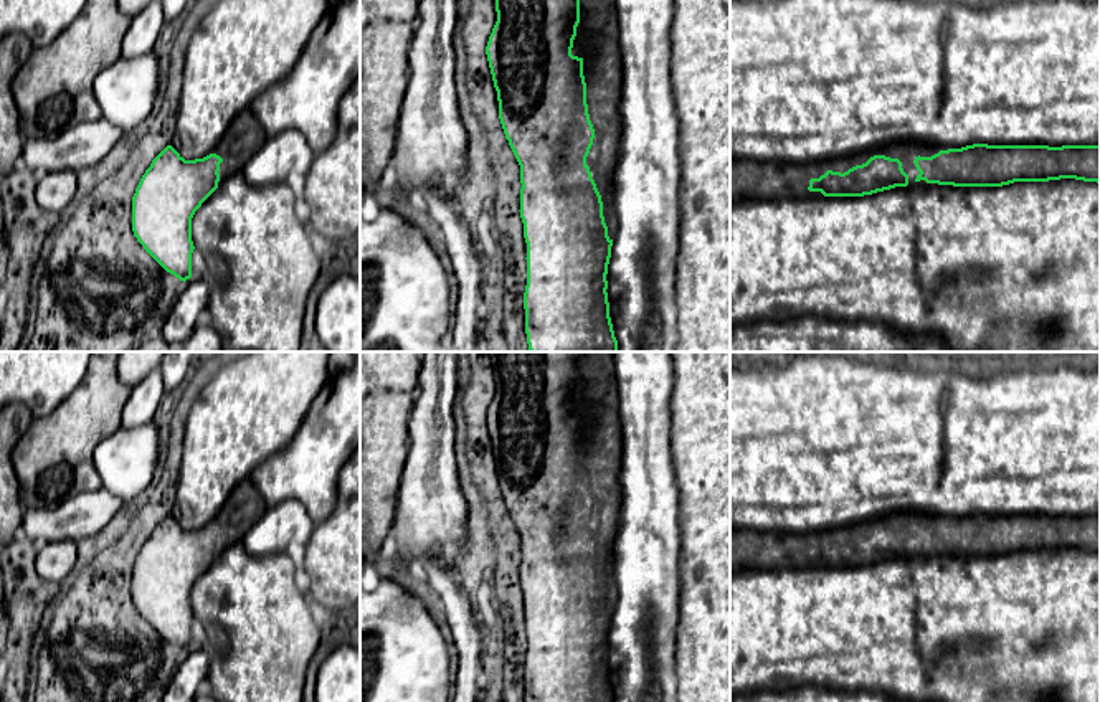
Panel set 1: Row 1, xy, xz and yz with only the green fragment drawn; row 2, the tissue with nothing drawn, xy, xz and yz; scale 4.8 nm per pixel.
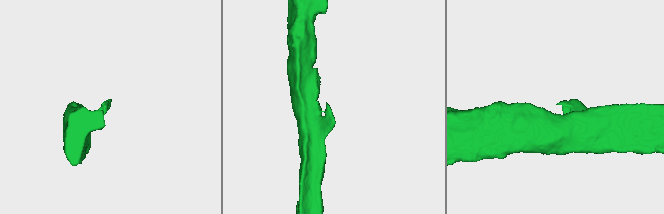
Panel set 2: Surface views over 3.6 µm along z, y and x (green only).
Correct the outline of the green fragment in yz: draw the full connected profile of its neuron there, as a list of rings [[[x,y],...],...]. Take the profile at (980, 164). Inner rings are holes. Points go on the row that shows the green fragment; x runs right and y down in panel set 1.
[[[892,142],[819,162],[730,159],[730,202],[864,197],[895,187],[1003,187],[1075,178],[1100,183],[1100,145],[988,145],[961,149]]]

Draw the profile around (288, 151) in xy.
[[[289,129],[271,135],[241,173],[251,185],[273,185],[284,180],[291,170],[309,172],[312,160],[306,137]]]

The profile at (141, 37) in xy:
[[[160,0],[150,2],[130,18],[130,25],[122,40],[121,58],[139,58],[157,46],[157,38],[164,25]]]

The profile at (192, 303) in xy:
[[[190,277],[183,282],[183,287],[168,314],[168,319],[162,329],[162,337],[180,347],[192,335],[198,324],[198,319],[206,314],[210,301],[210,281]]]

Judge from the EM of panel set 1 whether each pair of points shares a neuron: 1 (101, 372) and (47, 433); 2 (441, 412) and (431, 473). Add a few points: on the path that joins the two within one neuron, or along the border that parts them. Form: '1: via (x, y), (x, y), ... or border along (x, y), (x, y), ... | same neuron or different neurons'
1: via (96, 388), (63, 422) | same neuron
2: via (431, 426), (431, 458) | same neuron

